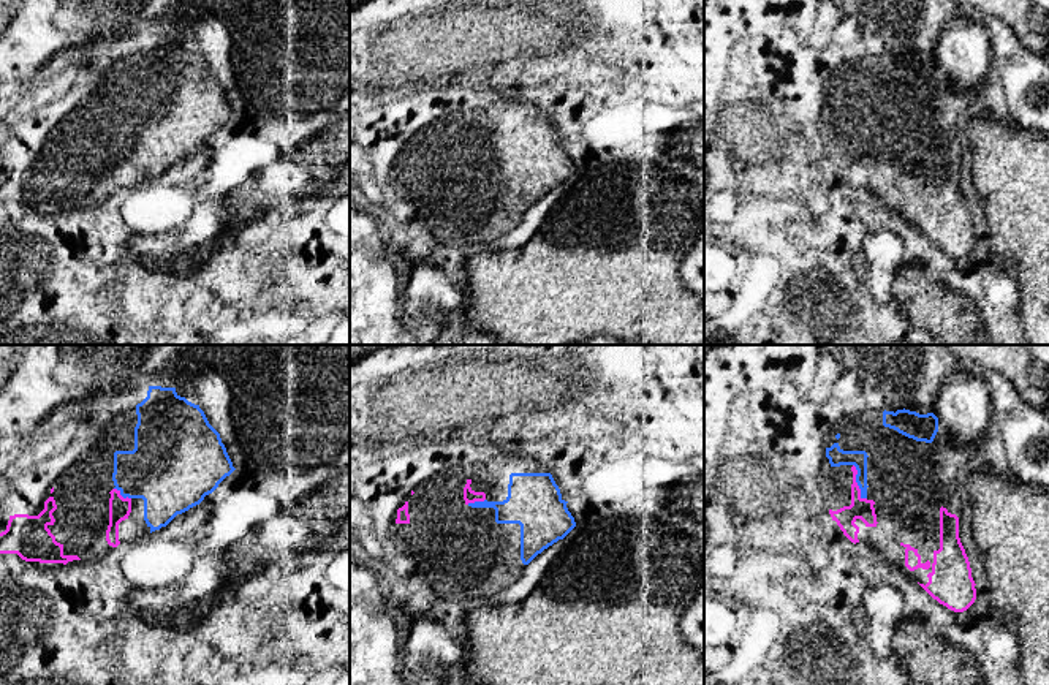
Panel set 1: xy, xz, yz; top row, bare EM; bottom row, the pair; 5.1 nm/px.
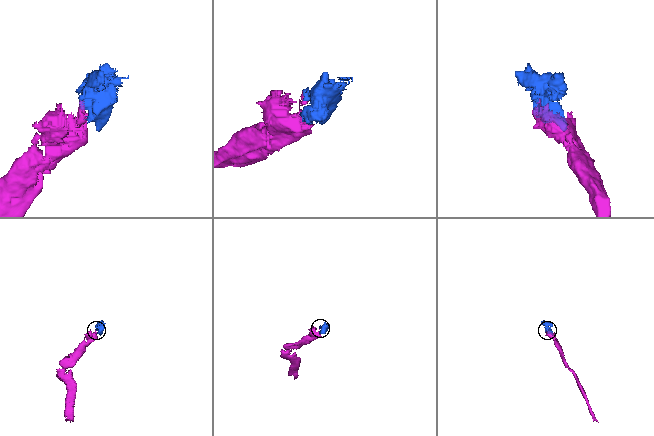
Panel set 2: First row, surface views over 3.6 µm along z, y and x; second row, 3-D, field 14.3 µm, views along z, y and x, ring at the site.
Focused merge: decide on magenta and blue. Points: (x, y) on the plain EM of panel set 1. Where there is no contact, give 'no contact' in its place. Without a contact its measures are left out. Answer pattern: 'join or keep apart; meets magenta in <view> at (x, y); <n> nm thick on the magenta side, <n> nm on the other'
join; meets magenta in yz at (856, 128); 110 nm thick on the magenta side, 90 nm on the other

